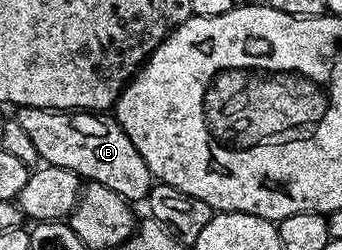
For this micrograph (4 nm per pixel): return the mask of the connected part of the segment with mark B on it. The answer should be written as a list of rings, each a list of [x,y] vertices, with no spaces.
[[[18,108],[16,118],[36,145],[39,161],[72,170],[83,181],[108,186],[108,190],[116,190],[116,194],[131,202],[149,197],[152,177],[148,162],[140,158],[140,150],[132,146],[132,138],[124,134],[117,120],[89,110],[52,108]]]

